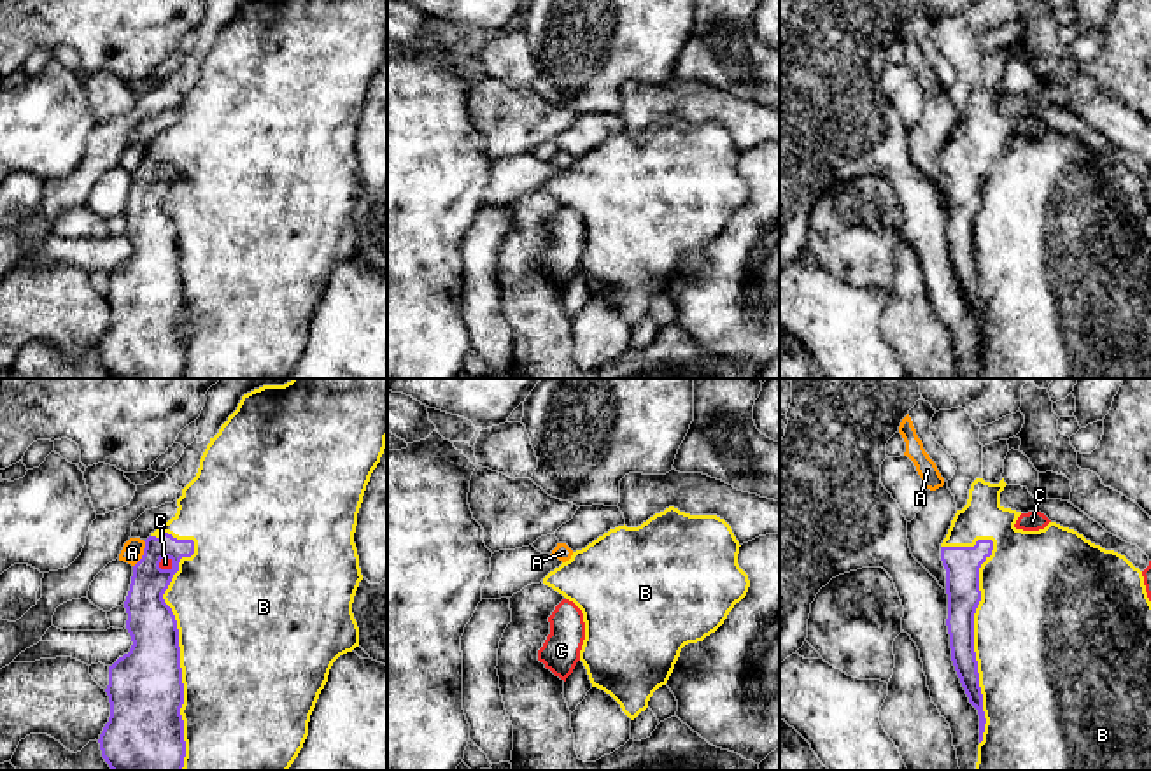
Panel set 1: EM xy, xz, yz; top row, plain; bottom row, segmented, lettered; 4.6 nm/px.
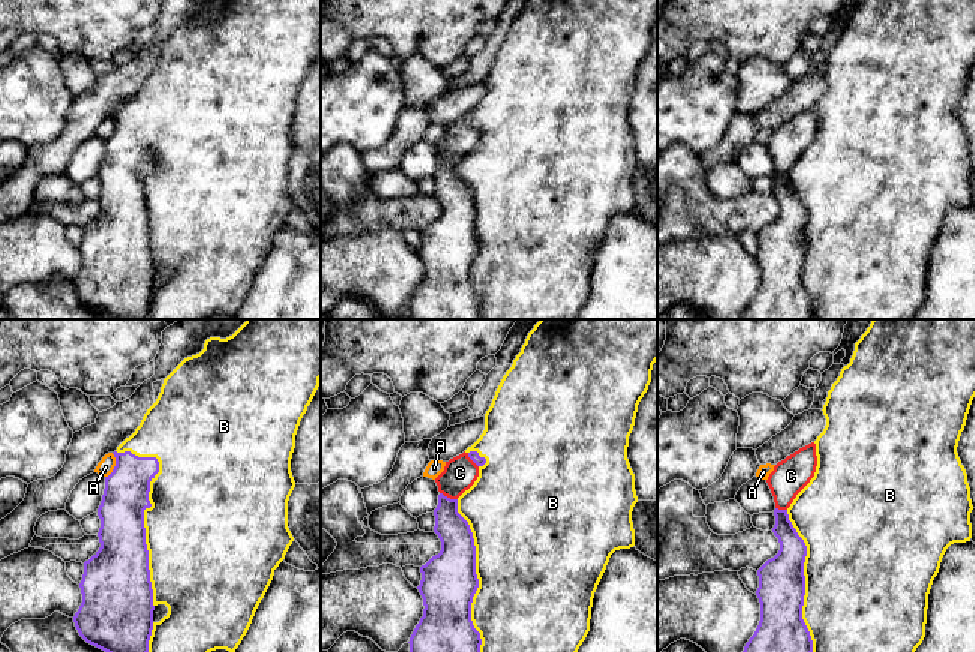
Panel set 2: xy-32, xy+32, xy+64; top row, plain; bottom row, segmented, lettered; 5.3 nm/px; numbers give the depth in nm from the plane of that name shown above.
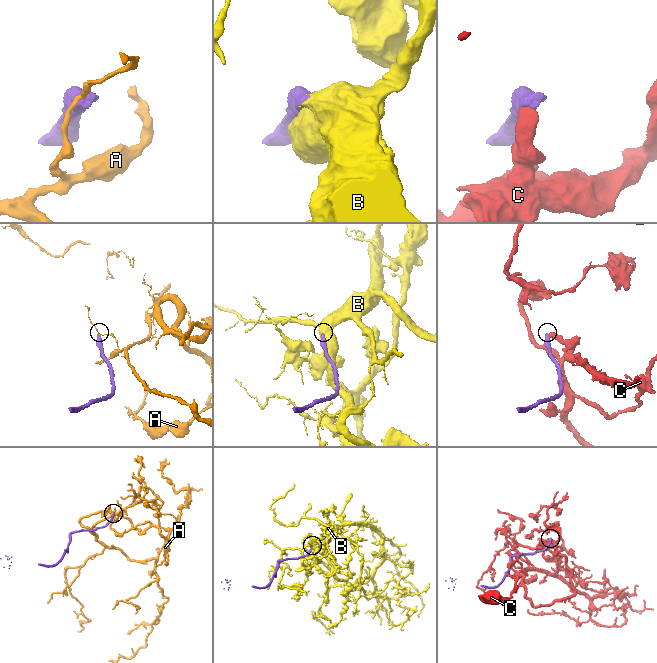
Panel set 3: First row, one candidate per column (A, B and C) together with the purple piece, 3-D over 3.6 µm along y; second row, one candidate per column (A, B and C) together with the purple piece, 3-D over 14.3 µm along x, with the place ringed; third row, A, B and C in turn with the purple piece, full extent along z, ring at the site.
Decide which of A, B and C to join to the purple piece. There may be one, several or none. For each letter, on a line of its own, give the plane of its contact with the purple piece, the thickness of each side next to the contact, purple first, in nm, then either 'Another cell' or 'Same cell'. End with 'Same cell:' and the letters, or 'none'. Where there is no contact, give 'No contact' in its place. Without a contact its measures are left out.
A: Touches purple in xy. Thickness 180 nm (purple) against 100 nm. Another cell
B: Touches purple in xy. Thickness 320 nm (purple) against 500 nm. Same cell
C: Touches purple in xy. Thickness 180 nm (purple) against 50 nm. Another cell
Same cell: B

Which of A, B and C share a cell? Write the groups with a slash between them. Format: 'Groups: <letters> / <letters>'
Groups: A / B / C

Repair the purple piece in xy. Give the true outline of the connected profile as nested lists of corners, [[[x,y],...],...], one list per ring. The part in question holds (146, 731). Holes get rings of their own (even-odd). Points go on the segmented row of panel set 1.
[[[293,378],[284,386],[263,386],[242,396],[237,410],[221,426],[219,433],[210,438],[201,459],[196,477],[182,489],[182,496],[177,499],[177,513],[165,524],[161,524],[145,541],[142,559],[133,566],[133,576],[130,591],[124,601],[128,613],[126,629],[131,636],[131,648],[109,666],[109,685],[105,689],[110,703],[110,717],[100,734],[102,757],[112,771],[287,771],[298,757],[303,743],[308,736],[310,715],[315,708],[321,690],[328,682],[333,662],[359,647],[359,627],[352,613],[352,603],[359,582],[363,580],[359,568],[359,555],[354,543],[354,533],[357,526],[357,513],[363,503],[363,496],[370,477],[385,449],[387,438],[387,378]]]

